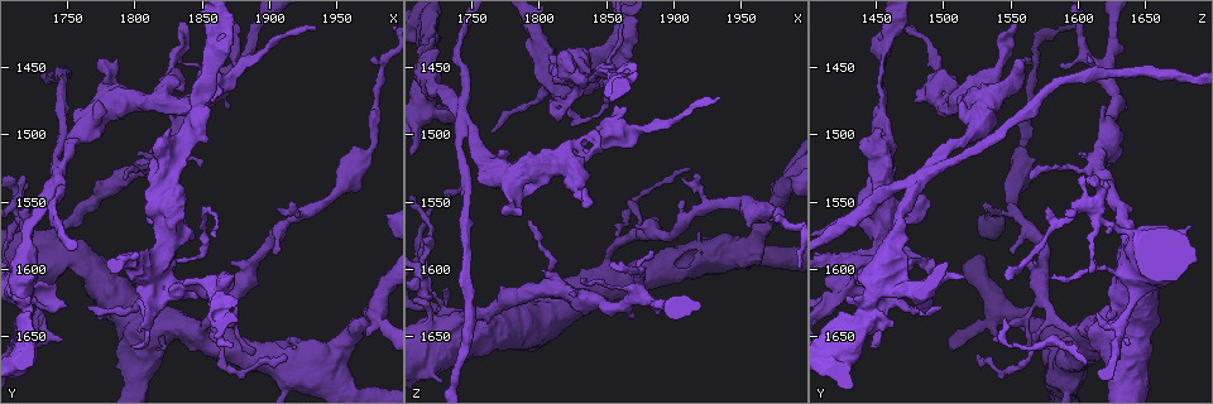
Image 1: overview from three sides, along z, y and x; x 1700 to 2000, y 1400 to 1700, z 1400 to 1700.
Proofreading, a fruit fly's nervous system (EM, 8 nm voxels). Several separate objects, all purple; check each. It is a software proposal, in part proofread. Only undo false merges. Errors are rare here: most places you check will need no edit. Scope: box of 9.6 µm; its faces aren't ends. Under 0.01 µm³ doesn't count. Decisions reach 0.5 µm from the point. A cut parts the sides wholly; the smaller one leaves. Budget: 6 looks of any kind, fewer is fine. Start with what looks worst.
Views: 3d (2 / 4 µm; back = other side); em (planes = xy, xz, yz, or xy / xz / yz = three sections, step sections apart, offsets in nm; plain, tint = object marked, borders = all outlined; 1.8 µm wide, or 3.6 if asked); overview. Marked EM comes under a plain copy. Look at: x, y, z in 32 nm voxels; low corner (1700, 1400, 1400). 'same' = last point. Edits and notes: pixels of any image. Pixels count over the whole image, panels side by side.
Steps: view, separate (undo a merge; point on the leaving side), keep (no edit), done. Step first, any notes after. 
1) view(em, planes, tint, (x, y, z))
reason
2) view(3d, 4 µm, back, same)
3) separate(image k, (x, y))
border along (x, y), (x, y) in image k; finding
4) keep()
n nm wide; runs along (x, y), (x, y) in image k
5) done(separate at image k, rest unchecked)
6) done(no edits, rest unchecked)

view(3d, 2 µm, (1744, 1528, 1490))
four arms meet

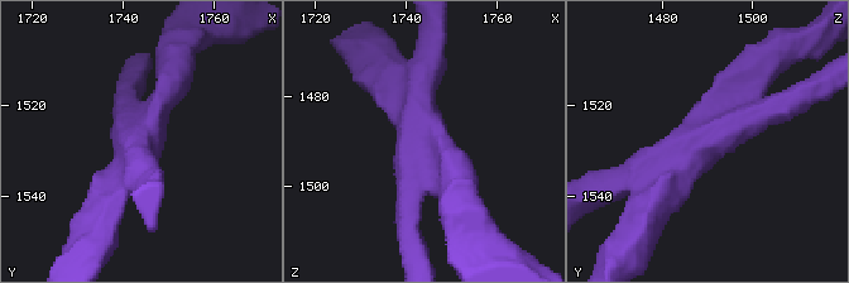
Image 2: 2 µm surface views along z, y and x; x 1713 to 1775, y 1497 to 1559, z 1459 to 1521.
view(em, xz, step 16, tint, (1744, 1526, 1491))

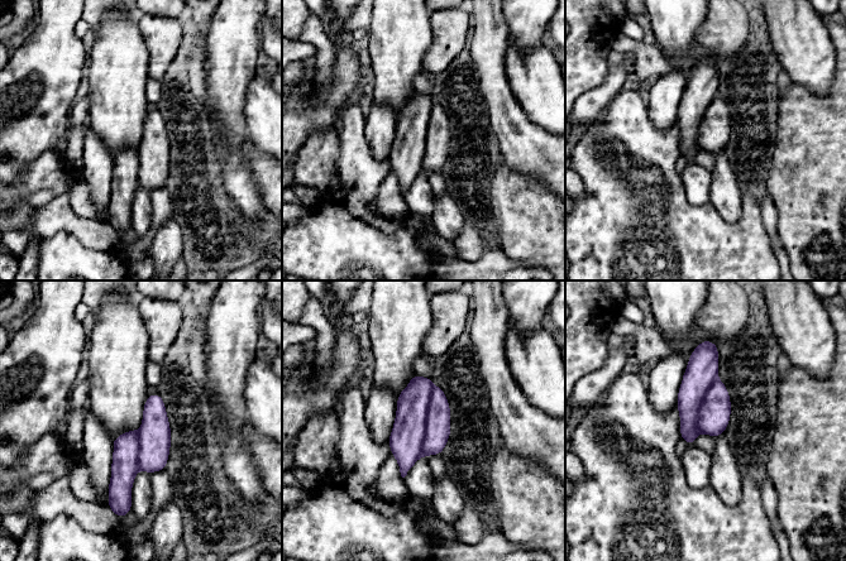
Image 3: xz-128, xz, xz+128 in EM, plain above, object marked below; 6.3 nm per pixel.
keep()
one neuron here

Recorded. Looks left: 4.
view(3d, 4 µm, (1824, 1594, 1480))
sharp bend

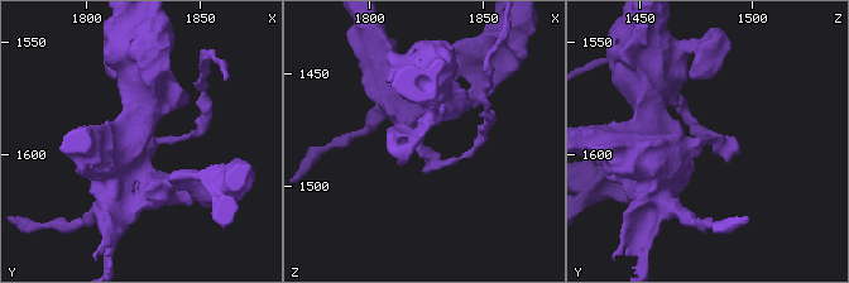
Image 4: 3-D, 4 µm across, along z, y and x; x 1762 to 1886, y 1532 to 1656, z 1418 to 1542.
view(em, planes, tint, (1822, 1595, 1481))
now the EM

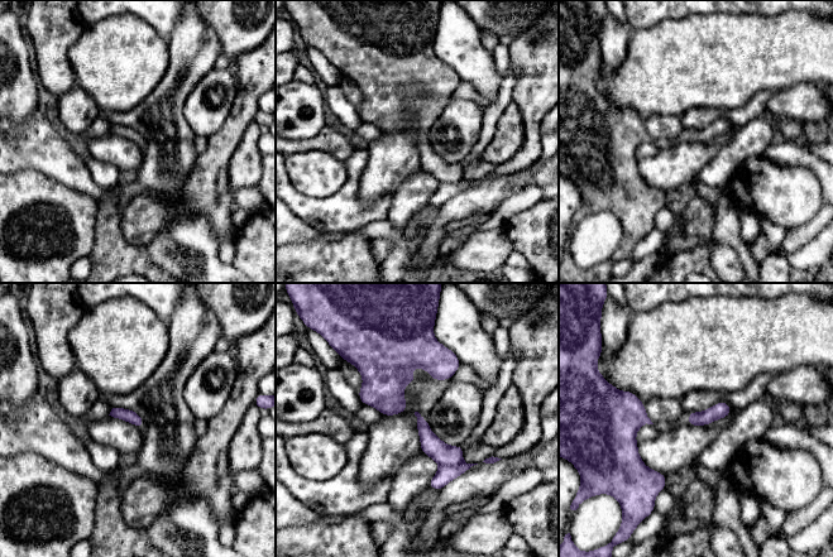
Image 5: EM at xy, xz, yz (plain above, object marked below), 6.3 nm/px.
separate(image 5, (444, 475))
border along (462, 461), (455, 465), (440, 466) in image 5; a second neuron is stuck on

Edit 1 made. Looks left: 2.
view(overview)
see it whole again

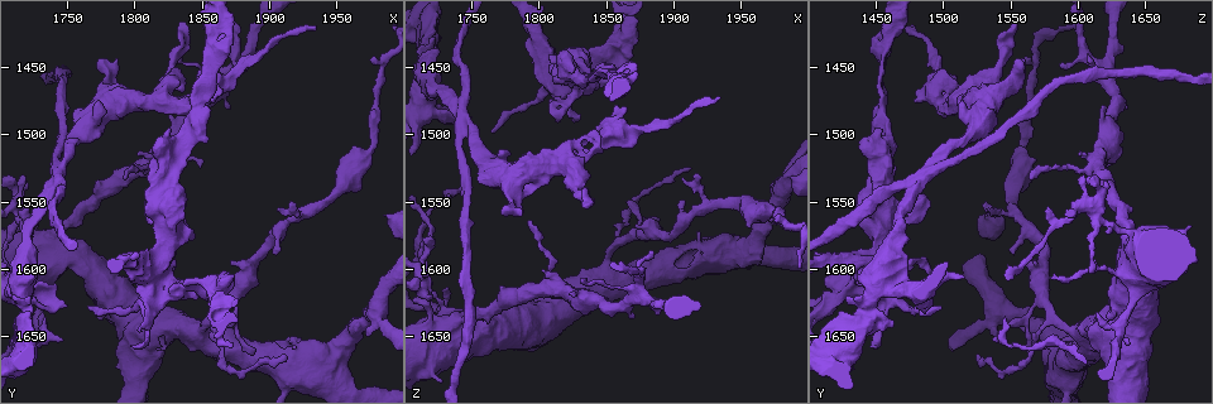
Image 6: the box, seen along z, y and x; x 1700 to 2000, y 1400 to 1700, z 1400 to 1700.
view(em, planes, tint, (1832, 1506, 1458))
arms part here

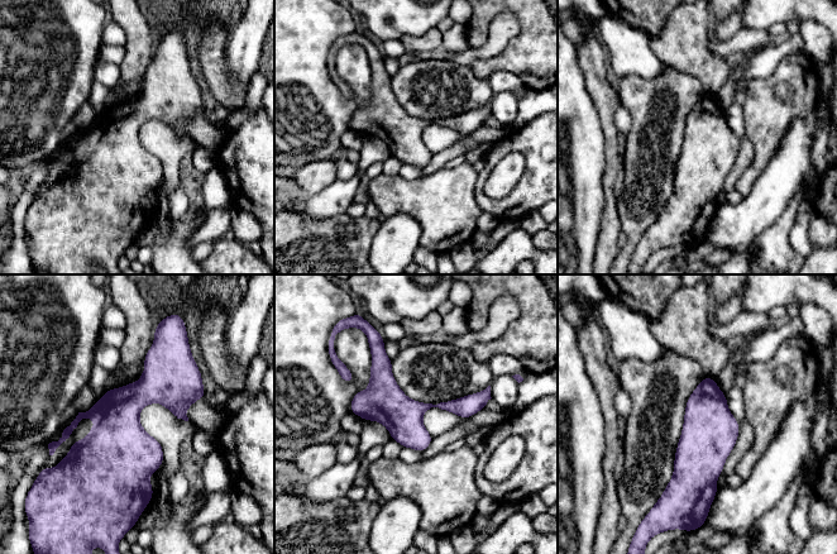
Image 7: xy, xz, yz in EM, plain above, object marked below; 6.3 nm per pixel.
keep()
runs along (377, 352), (406, 406), (487, 396) in image 7; all the same neuron

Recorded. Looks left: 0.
done(separate at image 5, rest unchecked)

